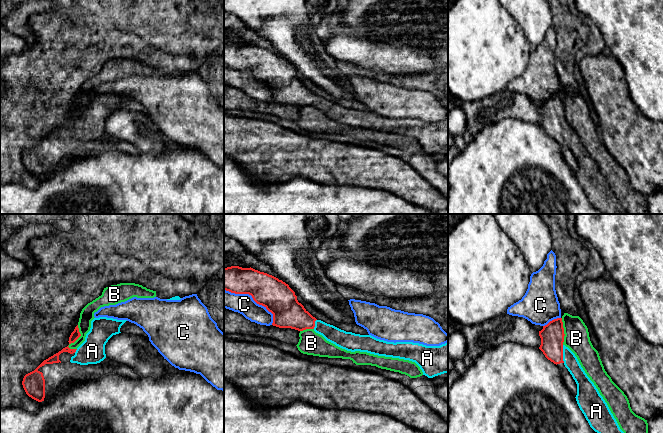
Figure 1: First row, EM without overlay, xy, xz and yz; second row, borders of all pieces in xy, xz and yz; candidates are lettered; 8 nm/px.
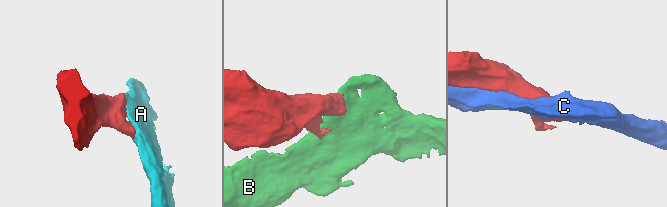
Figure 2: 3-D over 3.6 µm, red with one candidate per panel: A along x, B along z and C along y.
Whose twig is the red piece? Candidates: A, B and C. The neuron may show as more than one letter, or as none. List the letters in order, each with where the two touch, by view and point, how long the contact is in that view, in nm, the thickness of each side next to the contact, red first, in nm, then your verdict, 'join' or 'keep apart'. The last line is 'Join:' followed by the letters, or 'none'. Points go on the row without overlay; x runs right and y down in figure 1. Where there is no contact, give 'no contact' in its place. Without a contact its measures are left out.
A: contact yz (562, 130); length 140 nm; calibres 190 and 120 nm; join
B: contact xy (77, 114); length 220 nm; calibres 70 and 110 nm; keep apart
C: contact xz (253, 75); length 480 nm; calibres 260 and 160 nm; keep apart
Join: A

